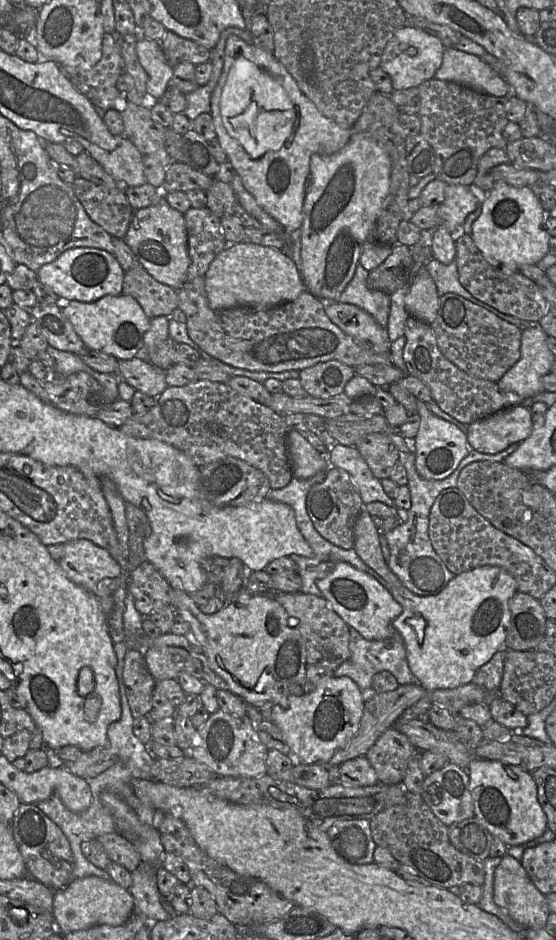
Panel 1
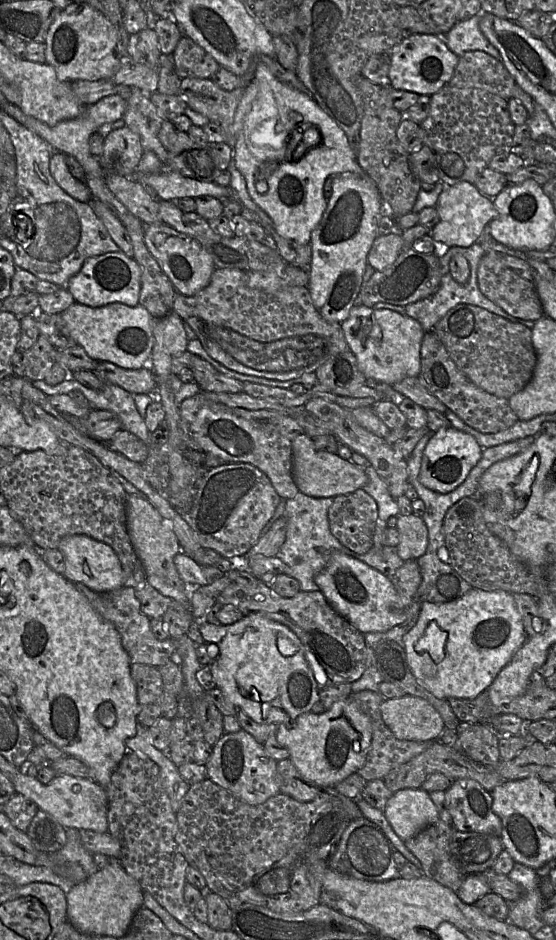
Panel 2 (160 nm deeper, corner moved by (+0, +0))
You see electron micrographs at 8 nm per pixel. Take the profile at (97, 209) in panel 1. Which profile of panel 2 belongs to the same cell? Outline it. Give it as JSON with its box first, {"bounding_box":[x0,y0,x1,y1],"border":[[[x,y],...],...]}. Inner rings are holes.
{"bounding_box":[117,214,175,319],"border":[[[133,214],[117,217],[129,233],[133,245],[133,258],[141,270],[139,304],[155,319],[163,318],[173,311],[175,287],[146,247],[144,224]]]}

